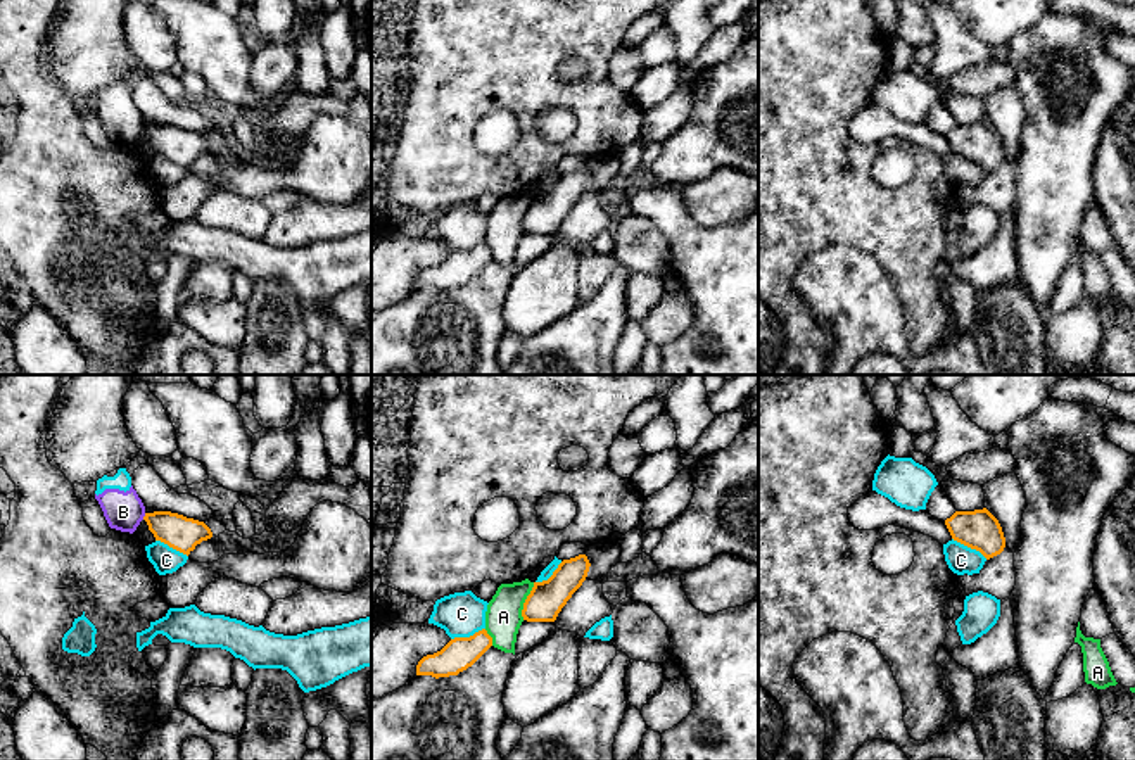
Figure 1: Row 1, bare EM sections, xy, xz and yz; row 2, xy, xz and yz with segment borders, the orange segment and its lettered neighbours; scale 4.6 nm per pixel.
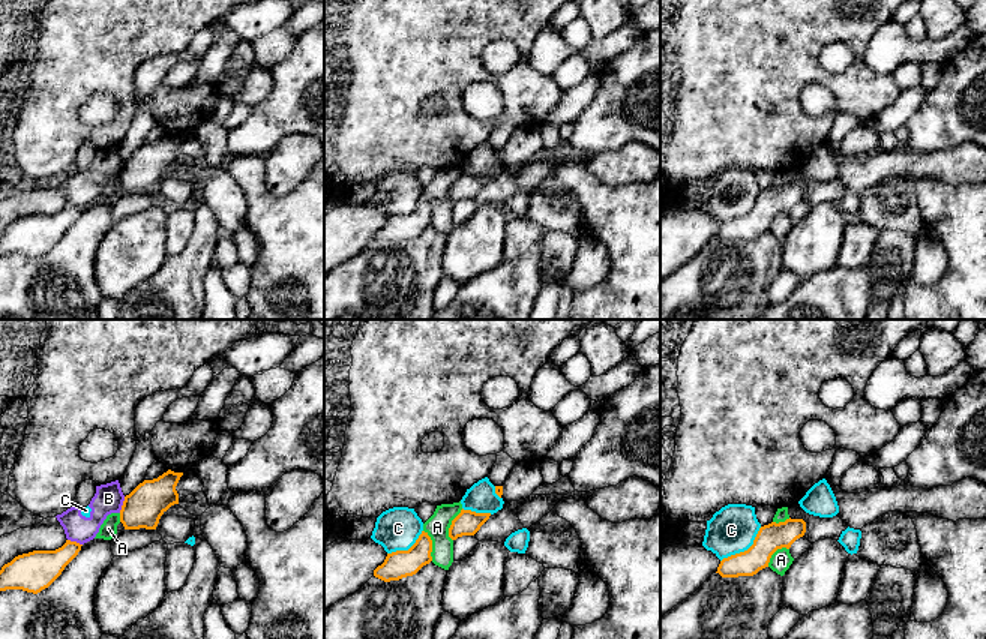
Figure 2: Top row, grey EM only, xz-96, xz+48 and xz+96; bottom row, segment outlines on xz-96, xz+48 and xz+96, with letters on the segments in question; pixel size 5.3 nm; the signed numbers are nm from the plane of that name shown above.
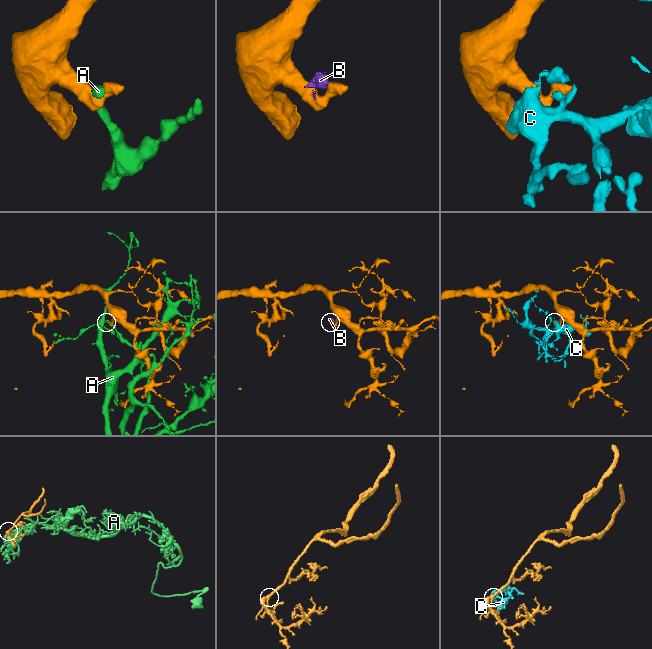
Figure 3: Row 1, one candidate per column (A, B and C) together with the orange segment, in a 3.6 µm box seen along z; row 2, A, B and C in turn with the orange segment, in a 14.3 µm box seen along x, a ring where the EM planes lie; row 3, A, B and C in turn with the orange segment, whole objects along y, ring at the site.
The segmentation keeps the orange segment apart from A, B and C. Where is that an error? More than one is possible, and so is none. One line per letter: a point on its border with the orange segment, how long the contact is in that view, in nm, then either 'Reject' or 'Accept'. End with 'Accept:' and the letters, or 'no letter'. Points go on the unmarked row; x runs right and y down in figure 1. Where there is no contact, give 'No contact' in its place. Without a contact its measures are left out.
A: Touches orange at xz (526, 215). Shared border 190 nm. Reject
B: Touches orange at xy (144, 130). Shared border 40 nm. Reject
C: Touches orange at yz (970, 159). Shared border 190 nm. Reject
Accept: no letter

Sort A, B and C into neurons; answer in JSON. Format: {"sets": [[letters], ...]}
{"sets": [["A"], ["B", "C"]]}

